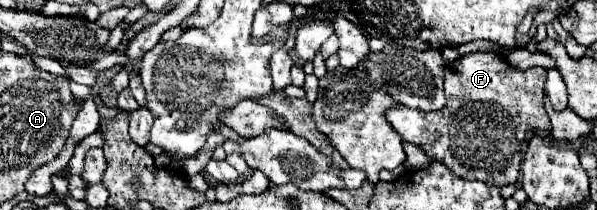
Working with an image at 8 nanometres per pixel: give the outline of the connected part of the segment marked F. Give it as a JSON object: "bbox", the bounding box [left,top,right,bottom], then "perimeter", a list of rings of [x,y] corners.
{"bbox":[386,51,550,187],"perimeter":[[[476,51],[458,57],[444,69],[446,105],[440,111],[392,107],[386,121],[408,143],[418,145],[432,161],[444,163],[454,175],[468,181],[484,181],[504,187],[520,175],[522,145],[536,133],[550,137],[550,119],[544,109],[546,69],[514,69],[492,51]]]}

